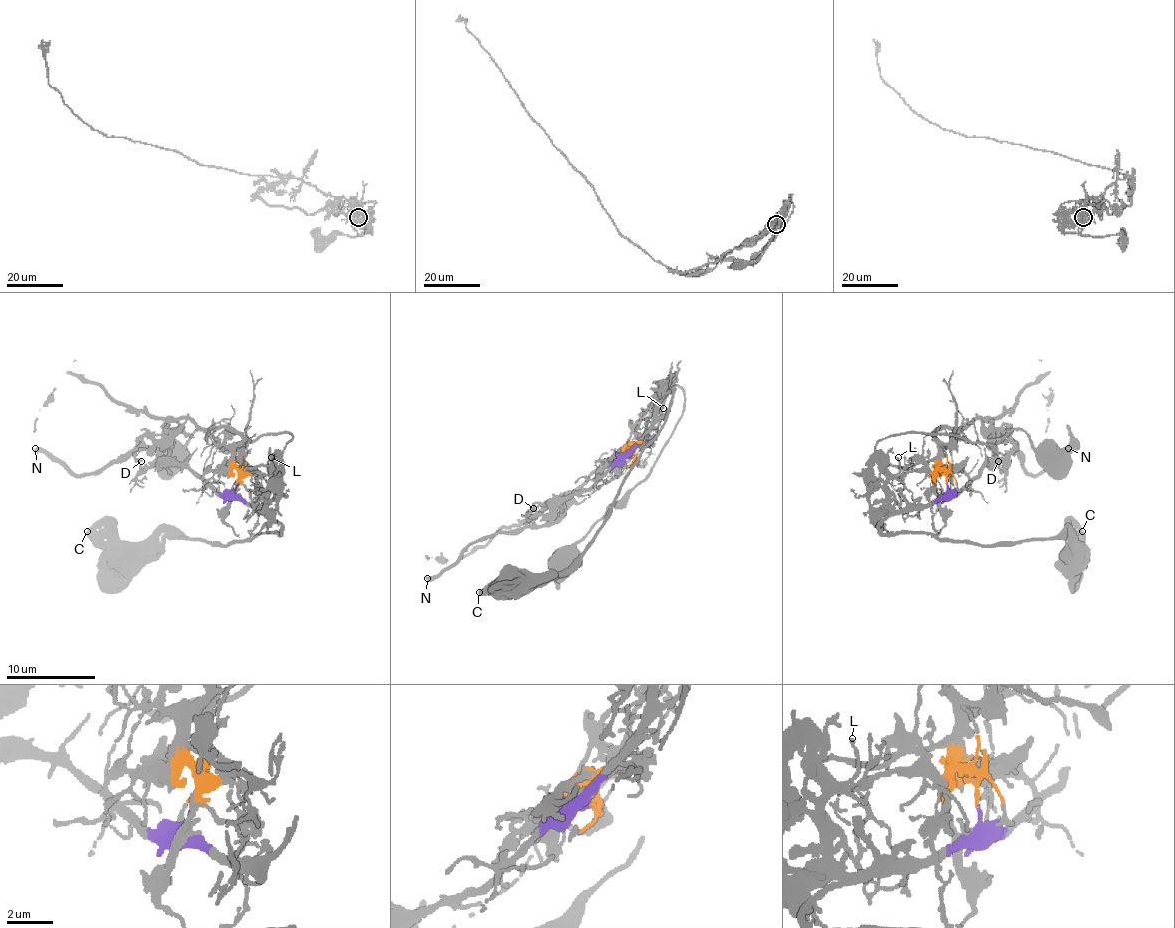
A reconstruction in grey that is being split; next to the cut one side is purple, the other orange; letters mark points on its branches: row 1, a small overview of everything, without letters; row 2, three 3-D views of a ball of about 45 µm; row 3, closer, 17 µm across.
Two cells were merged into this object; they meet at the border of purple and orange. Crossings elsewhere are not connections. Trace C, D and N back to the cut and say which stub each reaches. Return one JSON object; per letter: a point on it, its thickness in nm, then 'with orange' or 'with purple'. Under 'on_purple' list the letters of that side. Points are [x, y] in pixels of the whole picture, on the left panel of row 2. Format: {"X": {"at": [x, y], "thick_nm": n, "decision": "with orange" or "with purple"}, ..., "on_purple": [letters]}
{"C": {"at": [87, 531], "thick_nm": 400, "decision": "with purple"}, "D": {"at": [141, 461], "thick_nm": 190, "decision": "with purple"}, "N": {"at": [35, 448], "thick_nm": 460, "decision": "with purple"}, "on_purple": ["C", "D", "N"]}

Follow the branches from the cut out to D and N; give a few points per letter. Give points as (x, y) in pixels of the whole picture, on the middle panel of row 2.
D: (630, 456), (619, 459), (579, 494), (563, 497), (547, 512), (534, 515), (529, 519), (527, 515), (534, 508)
N: (630, 456), (525, 526), (474, 541), (427, 577)

